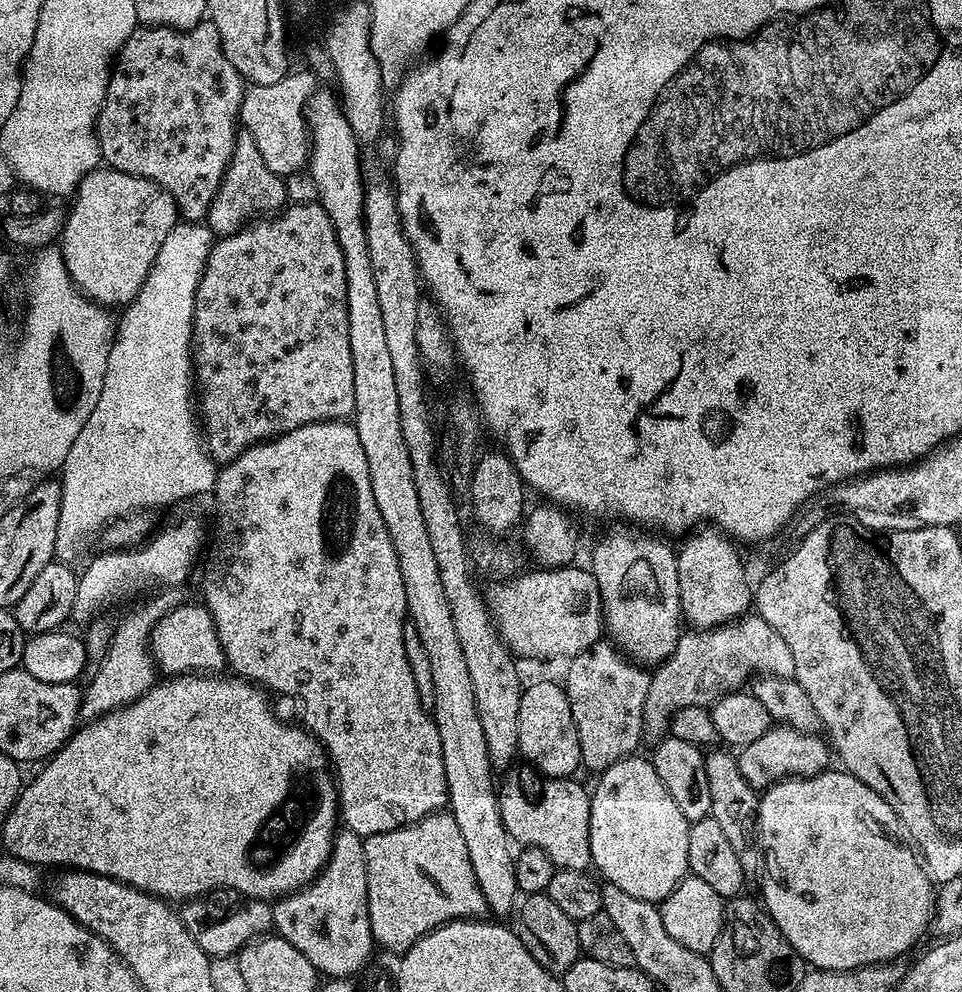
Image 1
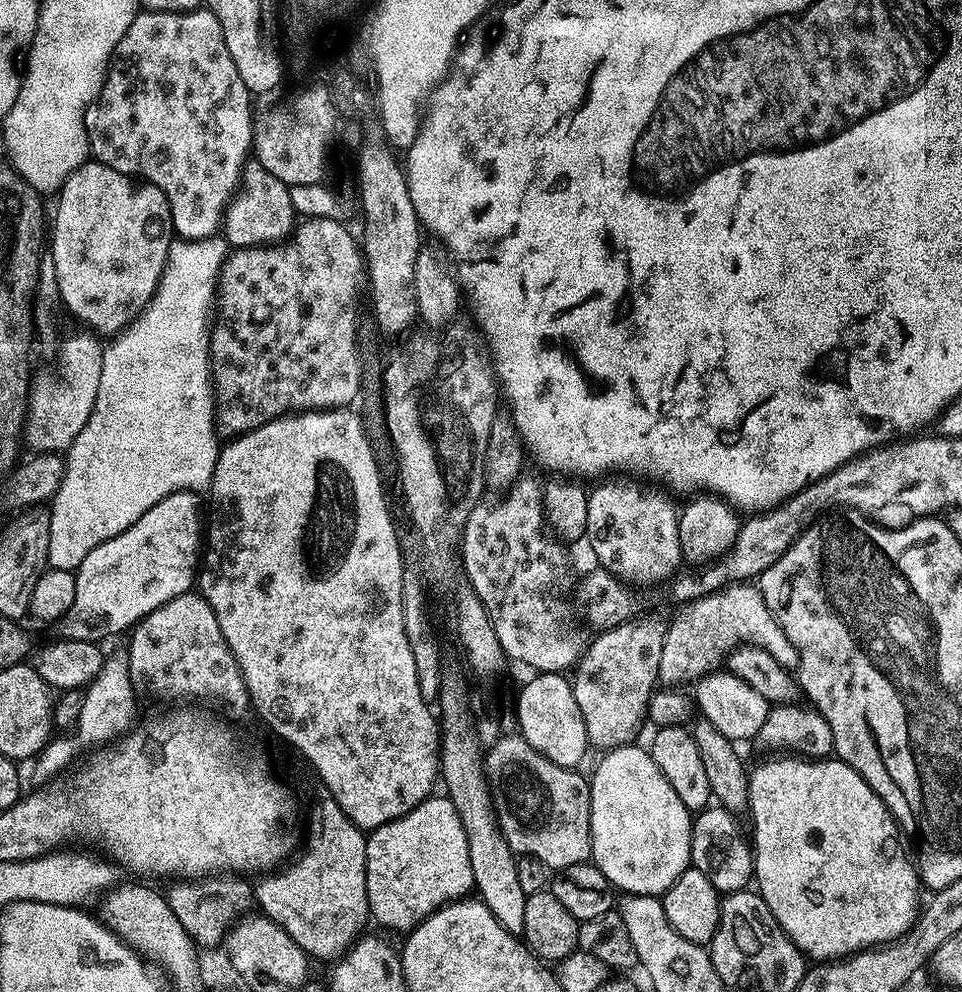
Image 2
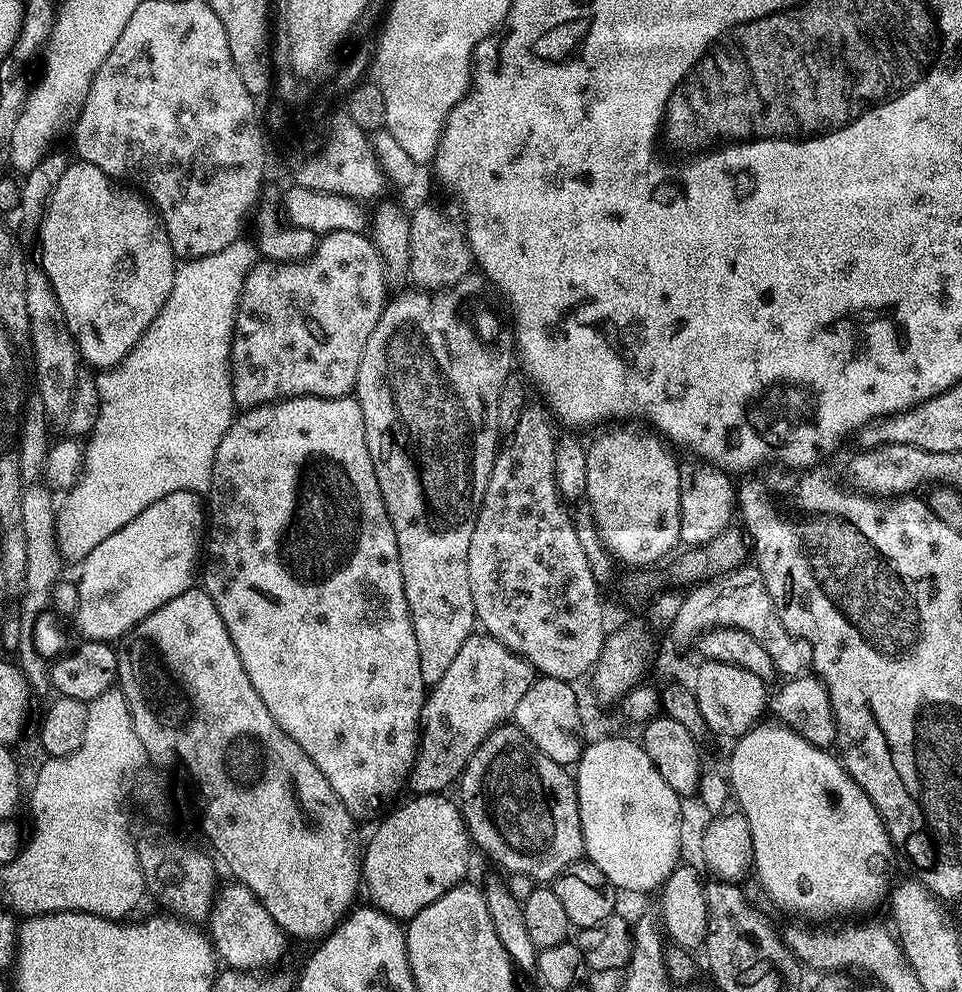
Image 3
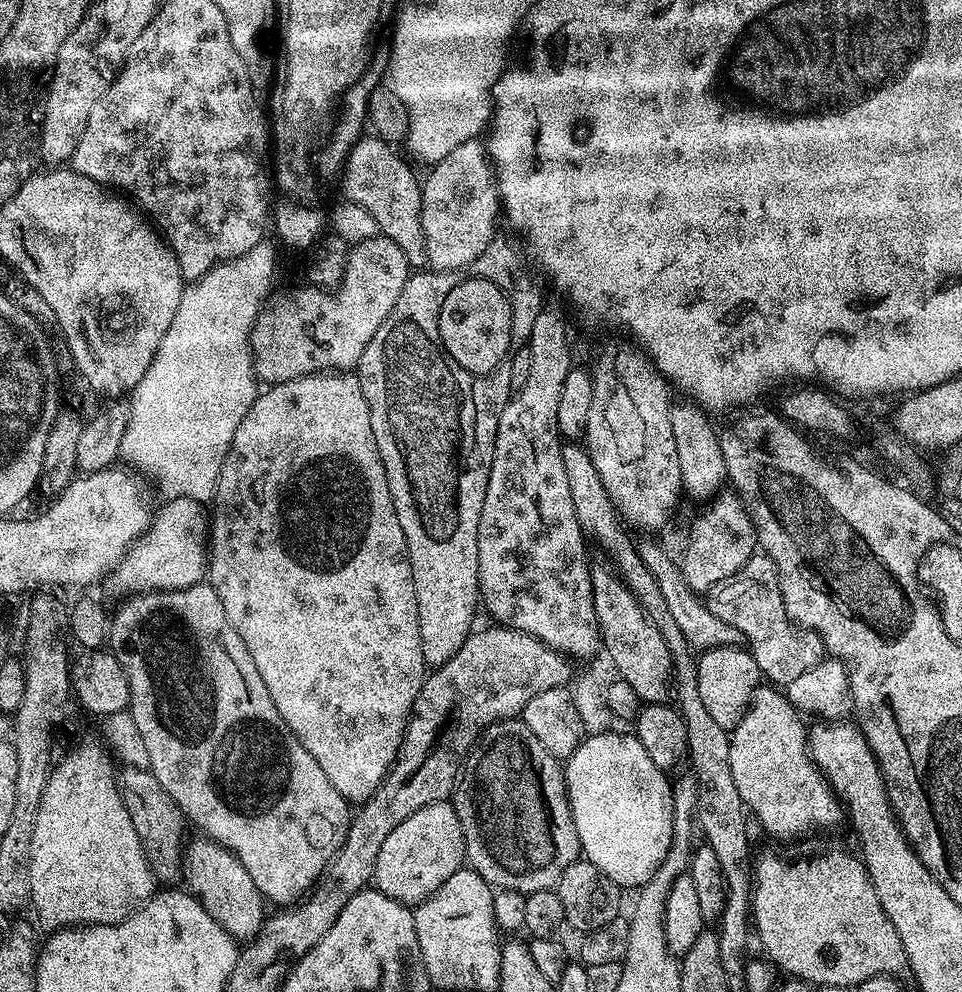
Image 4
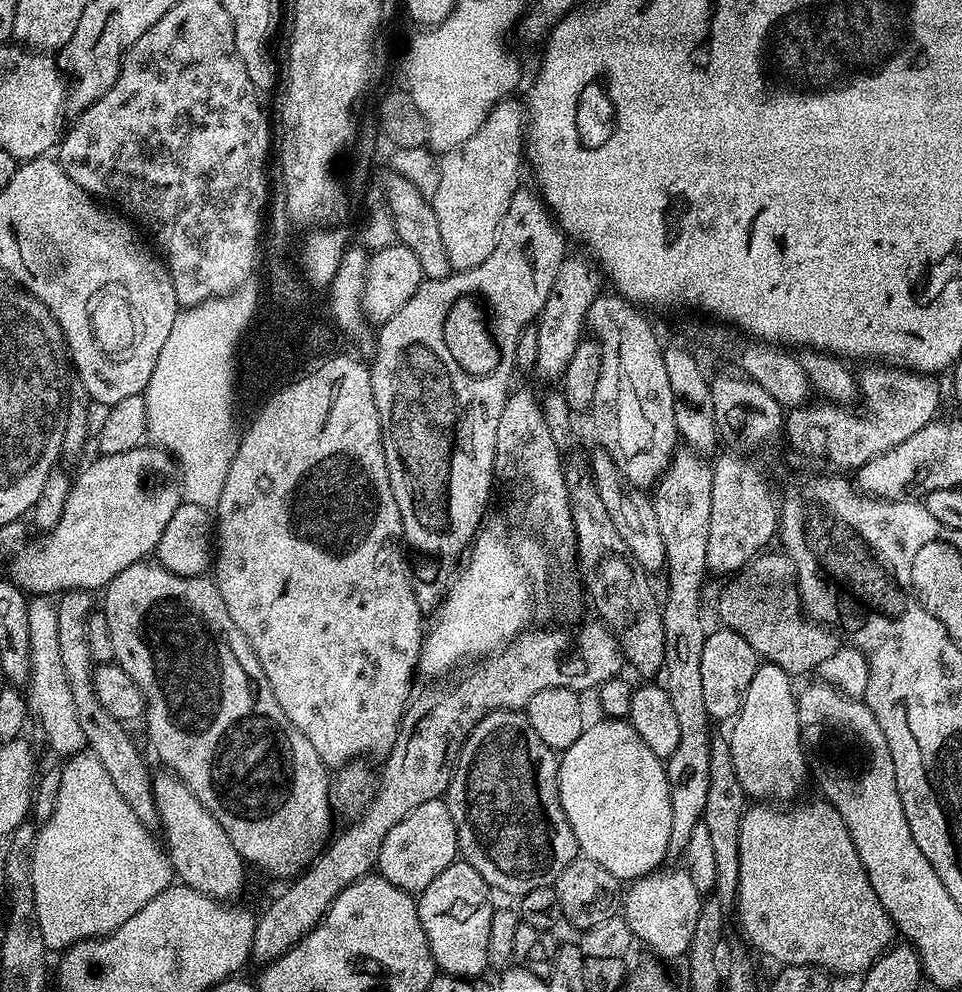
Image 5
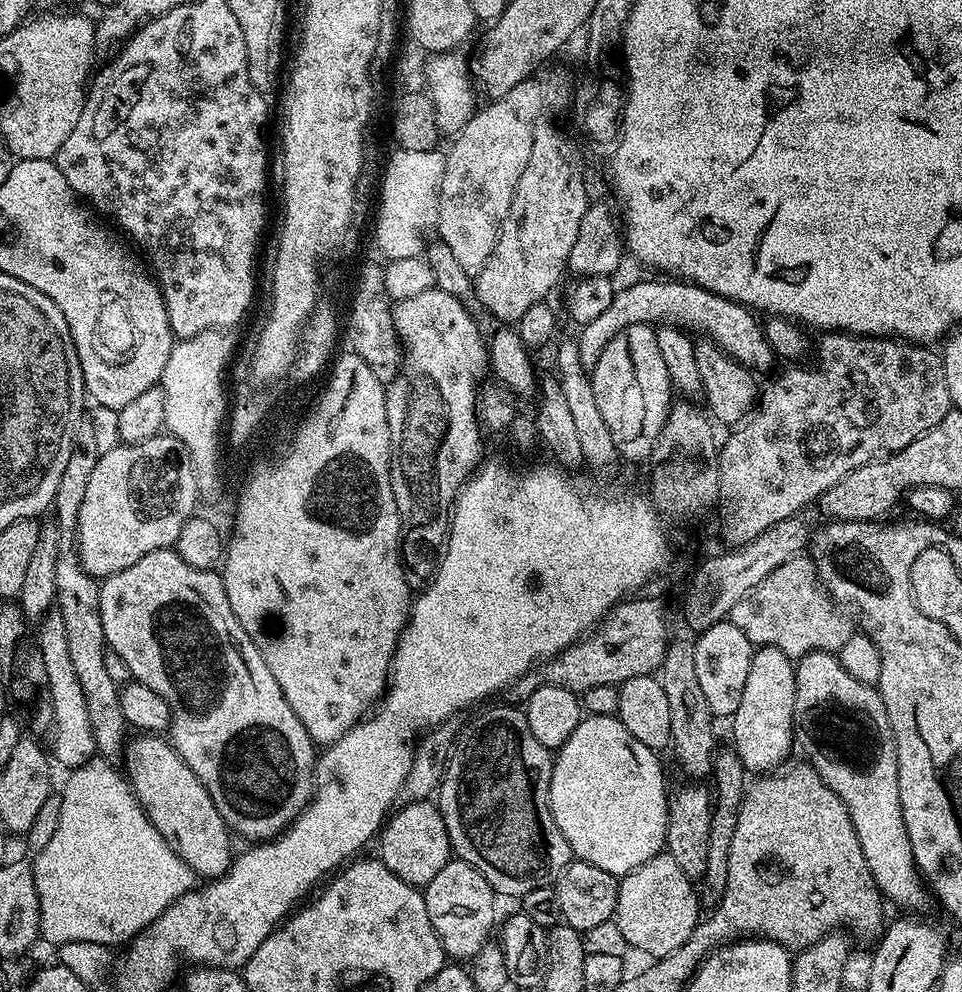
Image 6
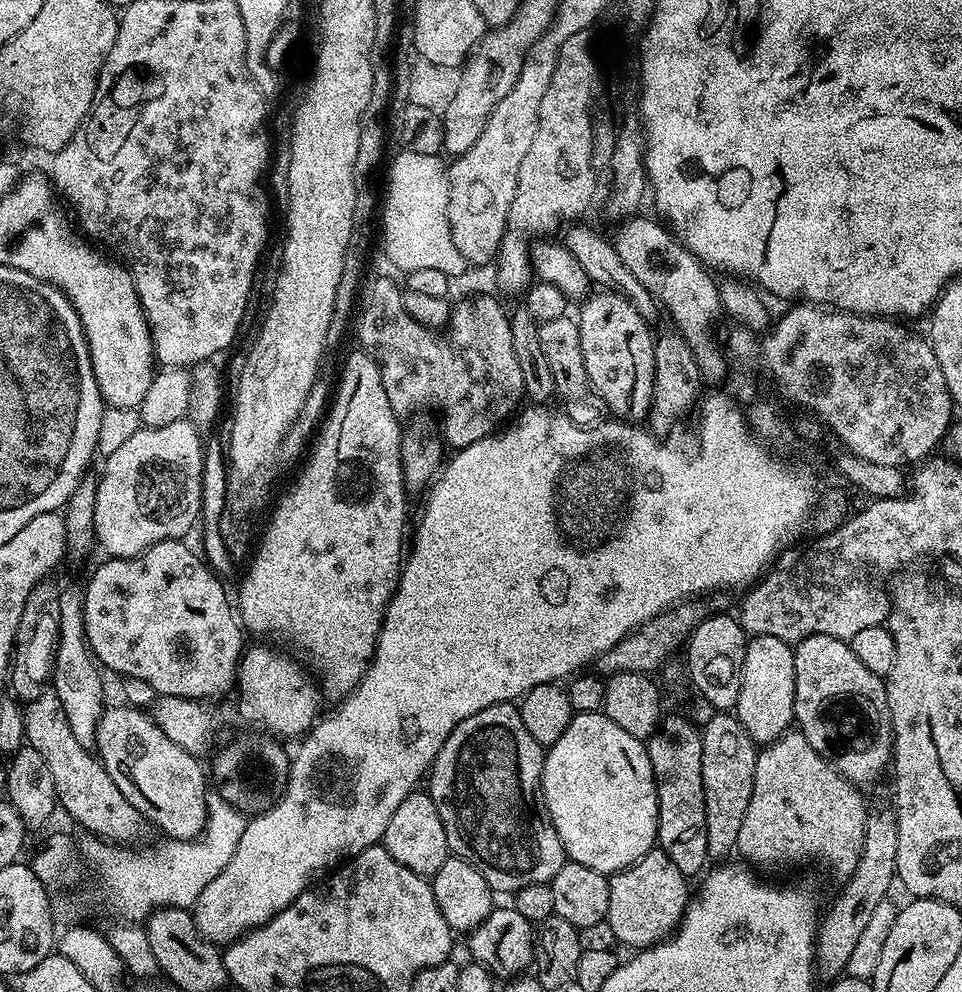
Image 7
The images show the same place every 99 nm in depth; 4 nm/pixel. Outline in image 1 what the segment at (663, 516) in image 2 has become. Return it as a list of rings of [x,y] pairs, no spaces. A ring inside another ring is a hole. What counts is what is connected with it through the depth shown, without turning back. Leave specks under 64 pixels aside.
[[[612,532],[604,536],[592,548],[590,571],[596,576],[600,590],[600,605],[604,608],[604,627],[611,643],[628,660],[640,666],[659,666],[676,649],[682,635],[682,613],[680,610],[680,587],[676,552],[664,539],[656,534],[631,536],[628,532]]]

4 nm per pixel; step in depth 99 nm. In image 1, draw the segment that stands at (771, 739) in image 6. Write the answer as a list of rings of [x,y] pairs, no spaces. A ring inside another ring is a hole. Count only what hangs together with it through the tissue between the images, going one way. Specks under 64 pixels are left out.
[[[832,771],[783,780],[760,796],[762,903],[805,965],[822,972],[855,972],[857,968],[904,958],[900,956],[906,955],[933,923],[936,892],[917,853],[896,837],[892,827],[897,827],[898,817],[893,808],[851,772]]]

